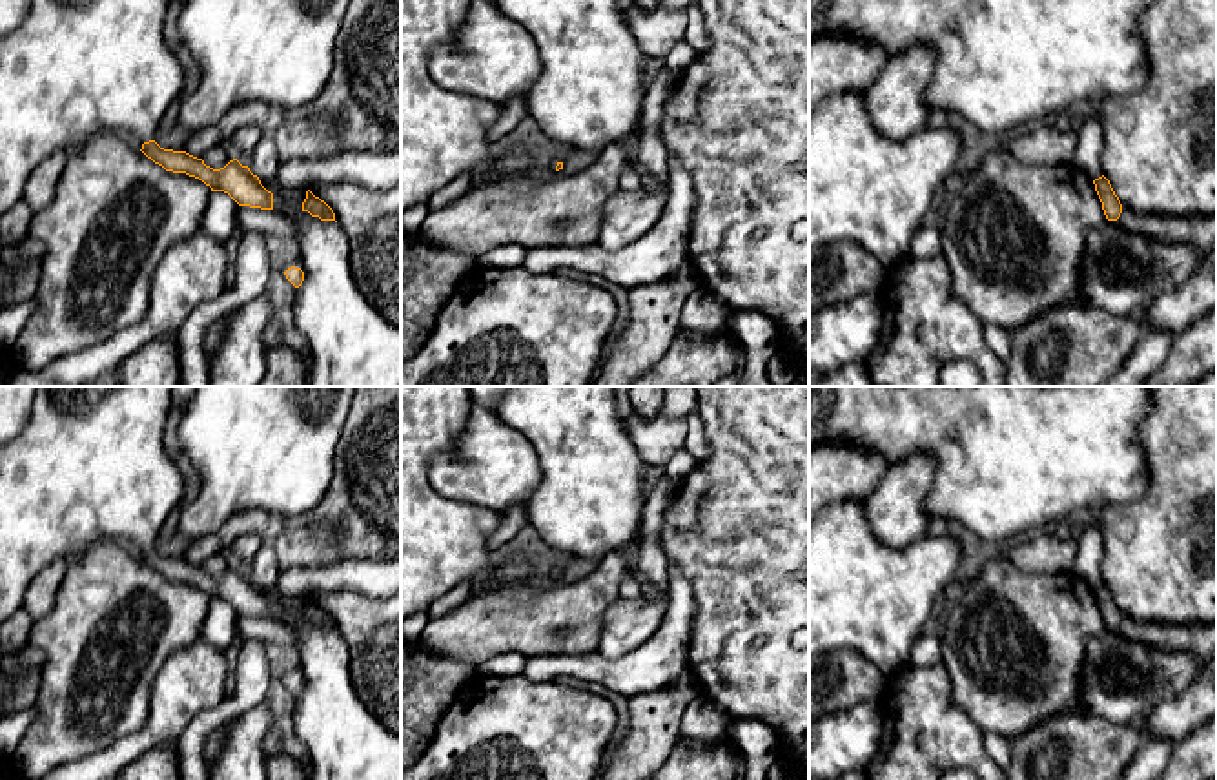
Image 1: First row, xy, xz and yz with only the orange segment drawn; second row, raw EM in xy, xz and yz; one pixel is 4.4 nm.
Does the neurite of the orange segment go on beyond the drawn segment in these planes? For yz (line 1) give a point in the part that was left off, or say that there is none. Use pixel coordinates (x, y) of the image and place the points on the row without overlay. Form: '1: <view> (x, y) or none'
1: none

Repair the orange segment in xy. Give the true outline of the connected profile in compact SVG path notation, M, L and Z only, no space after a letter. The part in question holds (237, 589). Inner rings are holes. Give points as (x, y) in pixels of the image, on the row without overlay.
M38 386L29 419L22 432L9 443L0 446L0 627L24 605L26 590L31 580L55 559L67 559L75 554L84 554L97 543L124 543L129 549L142 550L142 561L166 580L186 581L202 589L211 600L228 601L239 614L273 618L273 601L268 600L257 583L242 574L237 567L230 569L224 576L213 578L186 559L164 558L155 550L155 541L162 523L177 508L184 494L184 477L175 465L173 457L164 448L164 428L171 408L171 388L173 386Z

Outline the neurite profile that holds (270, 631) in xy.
M239 614L235 625L242 638L255 638L266 645L290 647L295 652L299 649L297 632L279 620Z

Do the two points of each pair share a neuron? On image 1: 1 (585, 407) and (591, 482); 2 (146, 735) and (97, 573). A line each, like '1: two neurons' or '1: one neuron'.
1: one neuron
2: two neurons

